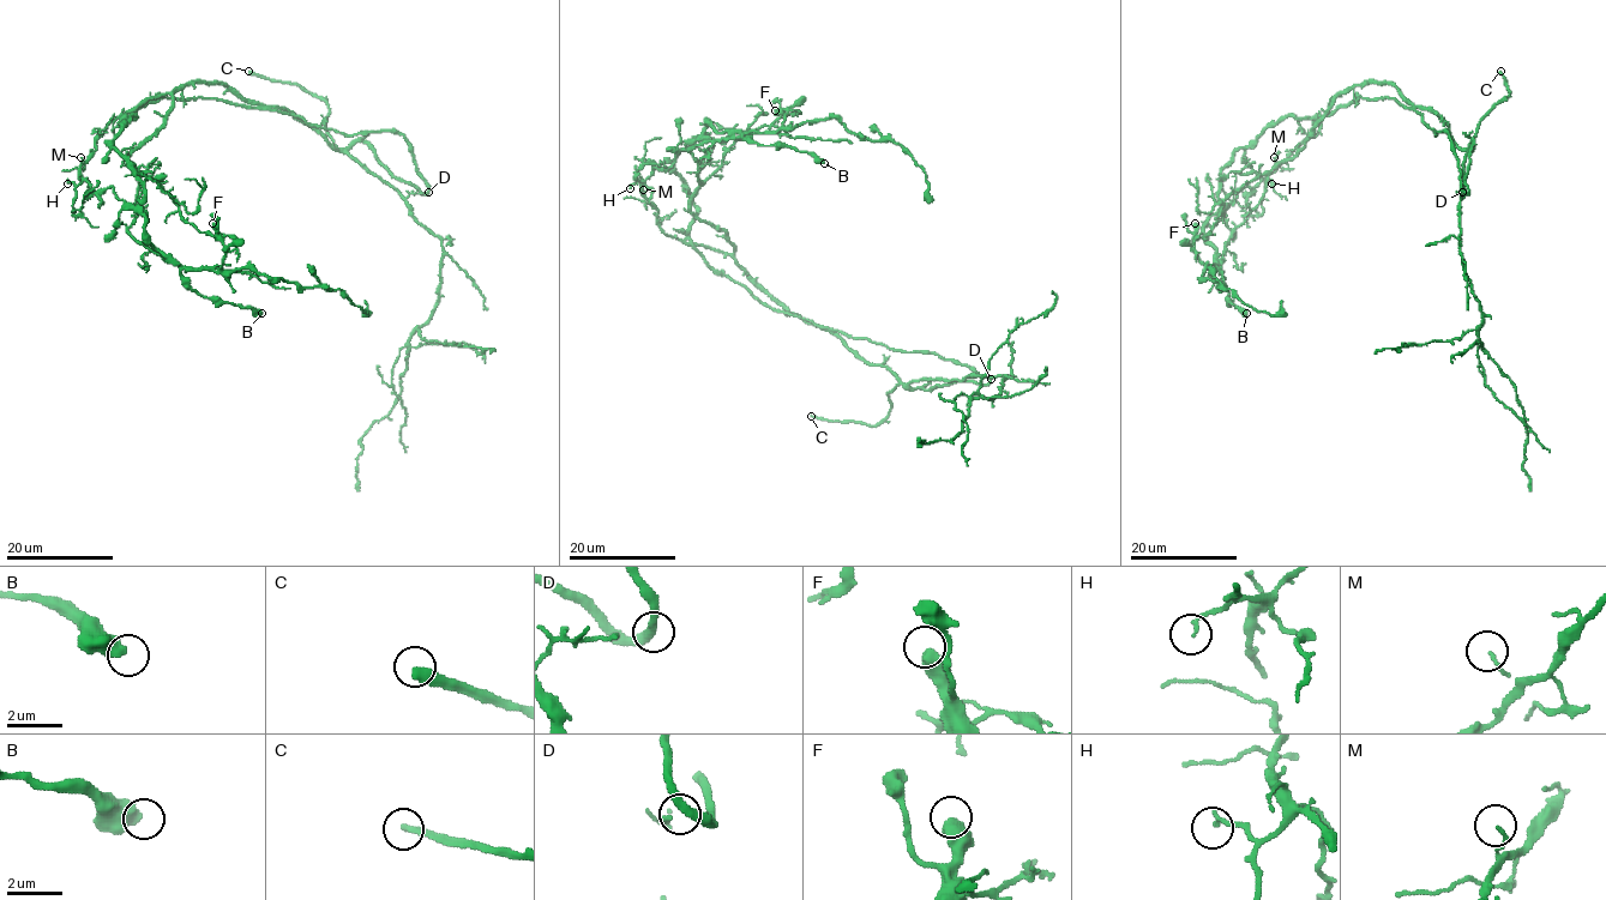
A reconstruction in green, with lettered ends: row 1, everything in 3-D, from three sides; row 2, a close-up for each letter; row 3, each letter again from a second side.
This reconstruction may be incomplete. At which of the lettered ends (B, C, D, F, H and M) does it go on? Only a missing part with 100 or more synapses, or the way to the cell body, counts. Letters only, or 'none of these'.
C

